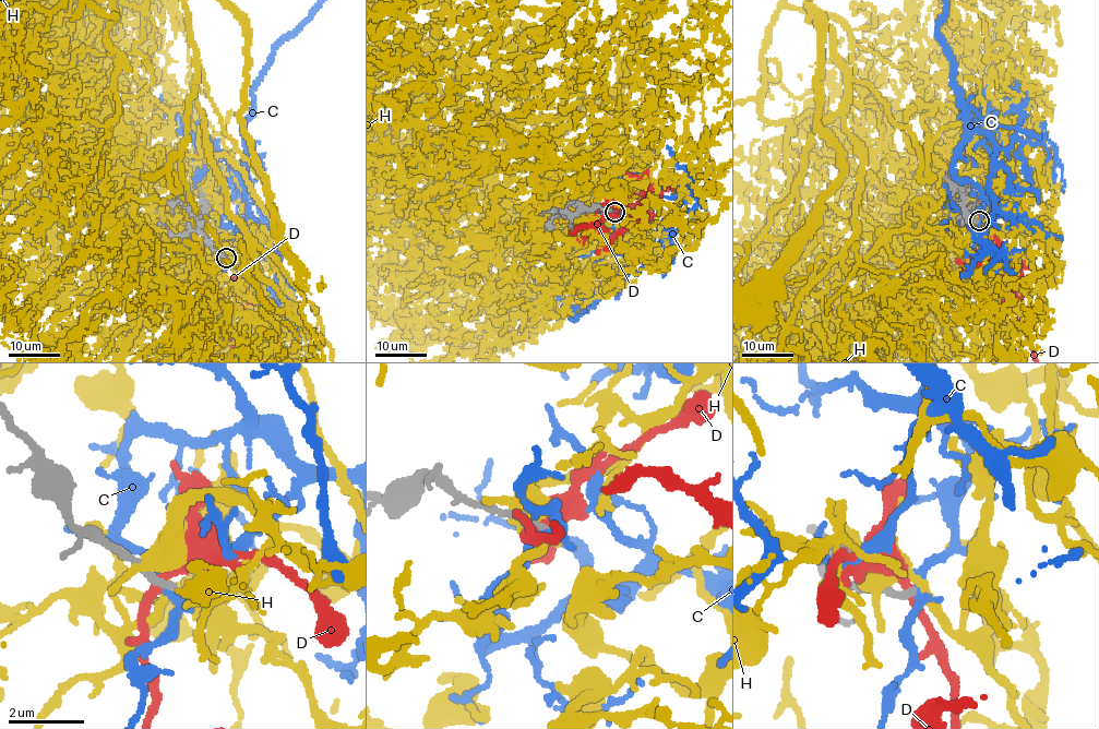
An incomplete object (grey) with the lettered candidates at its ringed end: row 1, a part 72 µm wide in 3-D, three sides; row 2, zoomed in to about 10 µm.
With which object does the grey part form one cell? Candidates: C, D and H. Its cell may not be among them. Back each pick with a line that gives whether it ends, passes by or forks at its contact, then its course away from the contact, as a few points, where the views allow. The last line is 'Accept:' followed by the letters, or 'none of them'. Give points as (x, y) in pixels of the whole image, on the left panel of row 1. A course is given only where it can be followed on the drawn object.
Accept: none of them

